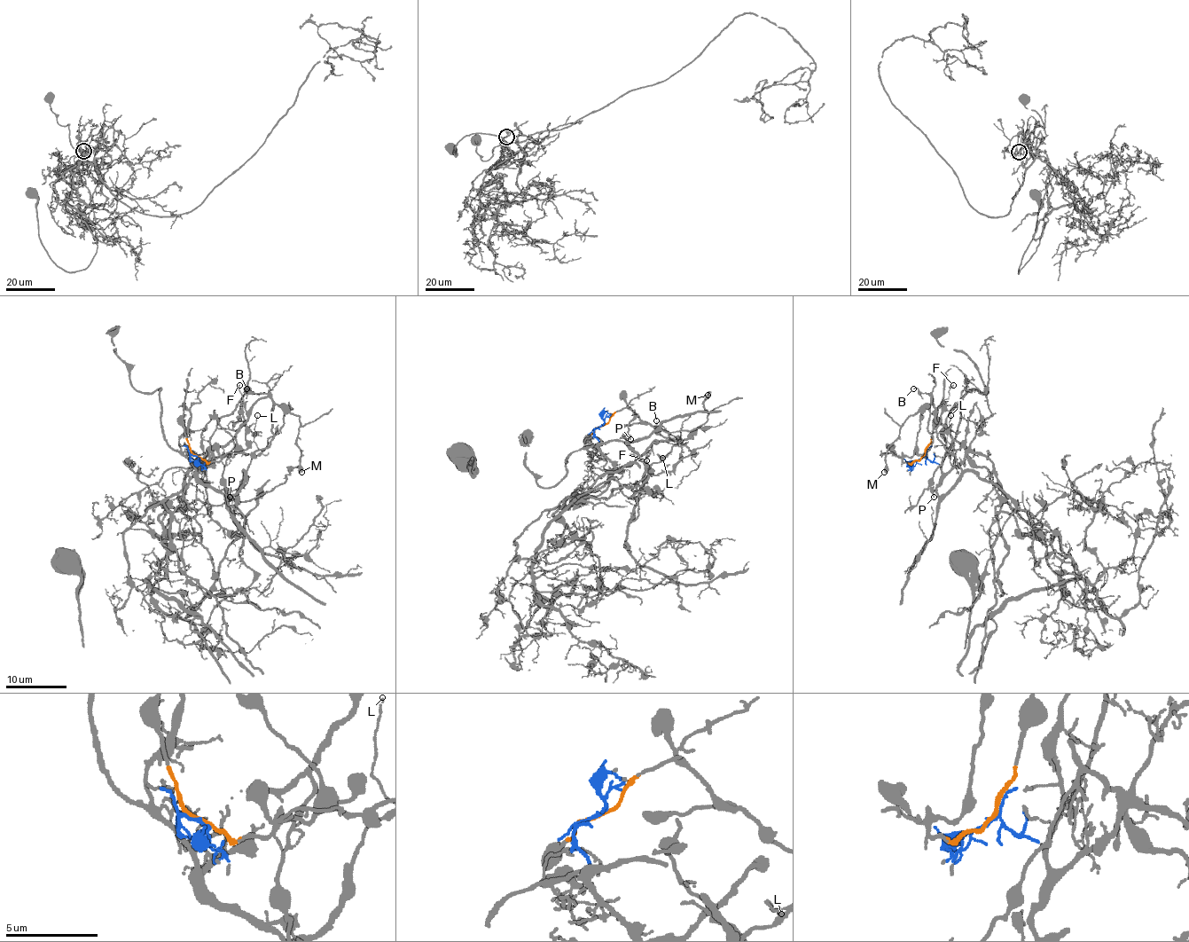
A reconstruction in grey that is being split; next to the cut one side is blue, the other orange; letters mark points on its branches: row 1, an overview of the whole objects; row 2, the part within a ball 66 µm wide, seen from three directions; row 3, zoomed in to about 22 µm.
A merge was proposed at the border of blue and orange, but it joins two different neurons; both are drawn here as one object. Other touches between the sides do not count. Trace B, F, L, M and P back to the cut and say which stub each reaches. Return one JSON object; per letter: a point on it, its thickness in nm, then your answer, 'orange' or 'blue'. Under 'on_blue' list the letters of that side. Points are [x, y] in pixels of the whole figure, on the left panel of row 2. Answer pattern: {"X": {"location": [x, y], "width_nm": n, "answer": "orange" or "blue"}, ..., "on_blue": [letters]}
{"B": {"location": [246, 388], "width_nm": 100, "answer": "orange"}, "F": {"location": [239, 385], "width_nm": 140, "answer": "orange"}, "L": {"location": [257, 415], "width_nm": 110, "answer": "blue"}, "M": {"location": [301, 472], "width_nm": 550, "answer": "orange"}, "P": {"location": [230, 497], "width_nm": 150, "answer": "blue"}, "on_blue": ["L", "P"]}

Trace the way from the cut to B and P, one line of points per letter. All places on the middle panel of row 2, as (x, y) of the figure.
B: (600, 426), (628, 407), (658, 432), (677, 442), (678, 436), (681, 439), (661, 429), (657, 420)
P: (600, 426), (594, 430), (598, 444), (625, 438), (631, 439)

